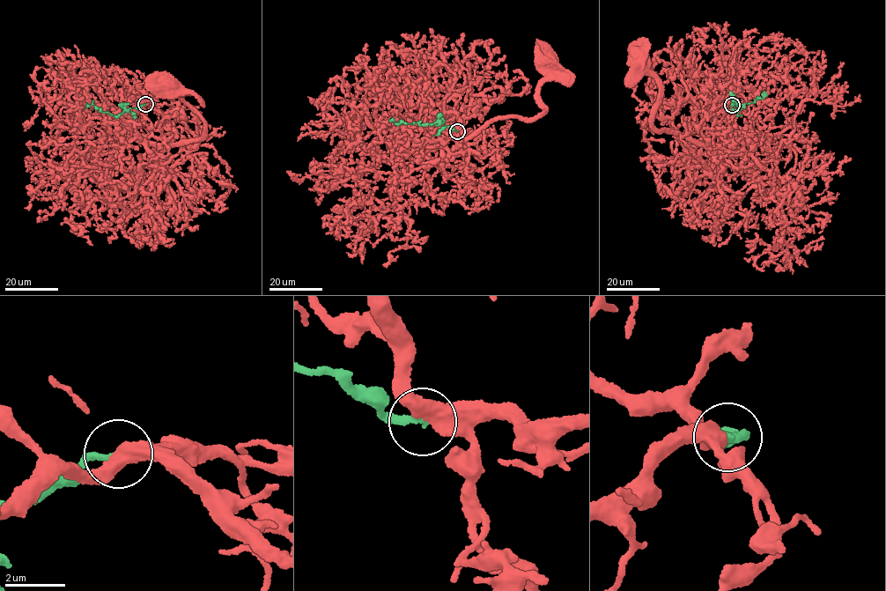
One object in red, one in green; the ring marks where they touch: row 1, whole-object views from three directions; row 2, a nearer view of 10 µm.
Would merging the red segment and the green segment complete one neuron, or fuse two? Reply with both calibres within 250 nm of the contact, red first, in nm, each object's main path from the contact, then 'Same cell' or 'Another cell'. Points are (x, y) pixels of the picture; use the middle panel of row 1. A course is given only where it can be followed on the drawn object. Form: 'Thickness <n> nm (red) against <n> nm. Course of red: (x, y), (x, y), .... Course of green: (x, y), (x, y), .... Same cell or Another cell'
Thickness 500 nm (red) against 220 nm. Course of red: (457, 130), (429, 119), (420, 162), (495, 120), (546, 111), (550, 61). Course of green: (457, 131), (441, 123), (401, 122), (398, 124), (388, 120). Another cell

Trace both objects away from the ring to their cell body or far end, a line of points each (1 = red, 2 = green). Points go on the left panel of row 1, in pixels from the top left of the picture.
1: (144, 104), (121, 116), (120, 126), (129, 135), (162, 151), (195, 141), (205, 122), (170, 87)
2: (145, 104), (116, 116), (99, 111), (93, 105), (85, 108)

